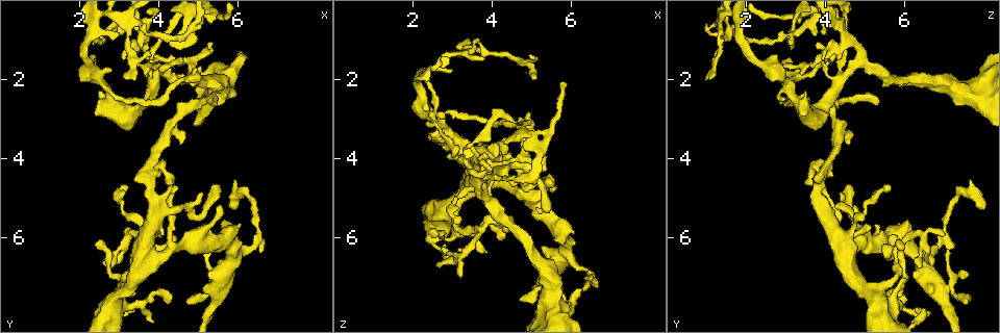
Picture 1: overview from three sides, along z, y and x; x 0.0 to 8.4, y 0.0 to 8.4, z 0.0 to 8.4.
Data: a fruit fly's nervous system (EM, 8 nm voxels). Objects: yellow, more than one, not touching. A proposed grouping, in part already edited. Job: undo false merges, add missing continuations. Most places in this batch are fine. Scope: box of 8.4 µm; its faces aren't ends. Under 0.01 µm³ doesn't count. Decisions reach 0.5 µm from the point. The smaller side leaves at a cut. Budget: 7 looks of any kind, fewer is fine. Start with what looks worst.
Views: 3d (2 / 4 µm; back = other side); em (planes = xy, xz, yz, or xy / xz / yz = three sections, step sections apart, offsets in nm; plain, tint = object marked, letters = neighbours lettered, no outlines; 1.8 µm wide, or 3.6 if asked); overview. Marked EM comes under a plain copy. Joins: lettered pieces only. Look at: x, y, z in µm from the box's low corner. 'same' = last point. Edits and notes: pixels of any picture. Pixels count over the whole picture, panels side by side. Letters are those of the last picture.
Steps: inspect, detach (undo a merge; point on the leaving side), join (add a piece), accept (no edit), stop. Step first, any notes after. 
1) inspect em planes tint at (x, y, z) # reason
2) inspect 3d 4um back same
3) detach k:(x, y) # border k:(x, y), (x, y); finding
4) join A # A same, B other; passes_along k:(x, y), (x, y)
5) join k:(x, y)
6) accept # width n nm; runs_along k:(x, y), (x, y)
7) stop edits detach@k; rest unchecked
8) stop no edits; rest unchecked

inspect em xz step 8 tint at (4.00, 5.30, 4.10) # touches itself

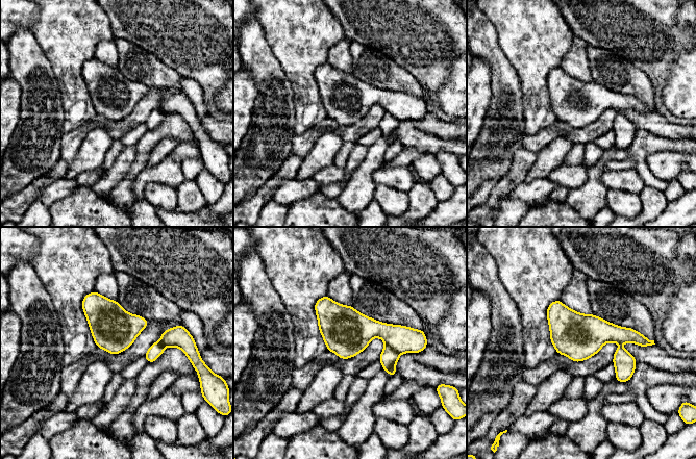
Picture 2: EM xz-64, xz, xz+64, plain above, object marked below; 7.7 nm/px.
inspect em planes letters same # cut it another way

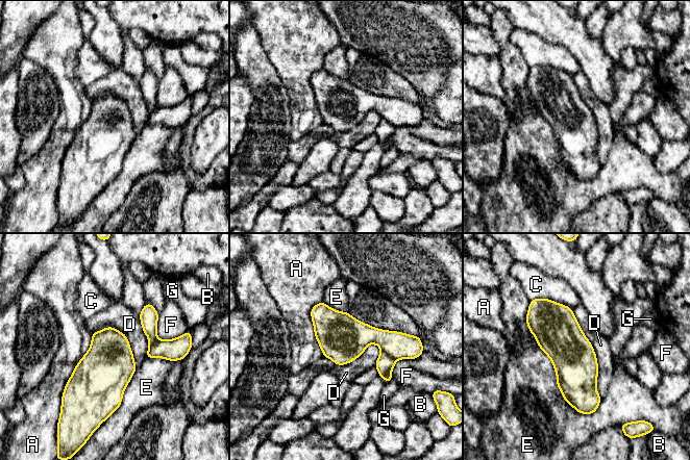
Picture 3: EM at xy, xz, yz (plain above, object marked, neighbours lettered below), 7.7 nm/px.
accept # longest_contact D 700 nm; A other, B other, C other, D other, E other, F other, G other; border 3:(572, 309), (595, 354), (600, 398); one neuron here

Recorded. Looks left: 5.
inspect 3d 4um back at (2.60, 6.75, 6.70) # branch stops here

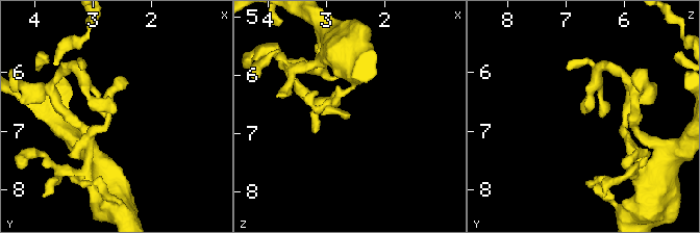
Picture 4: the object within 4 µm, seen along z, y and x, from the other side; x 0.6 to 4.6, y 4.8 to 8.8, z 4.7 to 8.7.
inspect em planes letters at (2.65, 6.70, 6.70) # shape alone is not enough

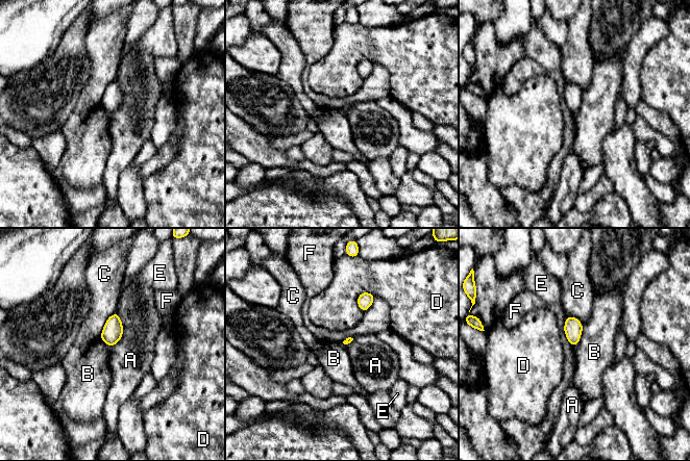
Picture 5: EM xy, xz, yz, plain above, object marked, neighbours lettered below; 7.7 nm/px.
accept # A other, B other, C other, D other, E other, F other; border 5:(583, 326), (580, 340), (573, 348); none of them fits

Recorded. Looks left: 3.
inspect em xz step 4 letters at (4.85, 0.60, 3.20) # narrows sharply

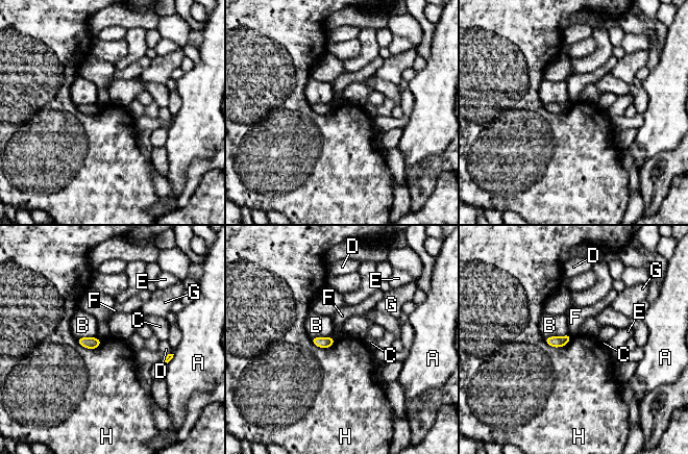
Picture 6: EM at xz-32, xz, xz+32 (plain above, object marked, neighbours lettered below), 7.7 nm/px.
accept # longest_contact H 240 nm; A other, B other, C other, D other, E other, F other, G other, H other; border 6:(572, 336), (558, 347), (543, 341); one neuron here

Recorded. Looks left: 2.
stop no edits; rest unchecked

